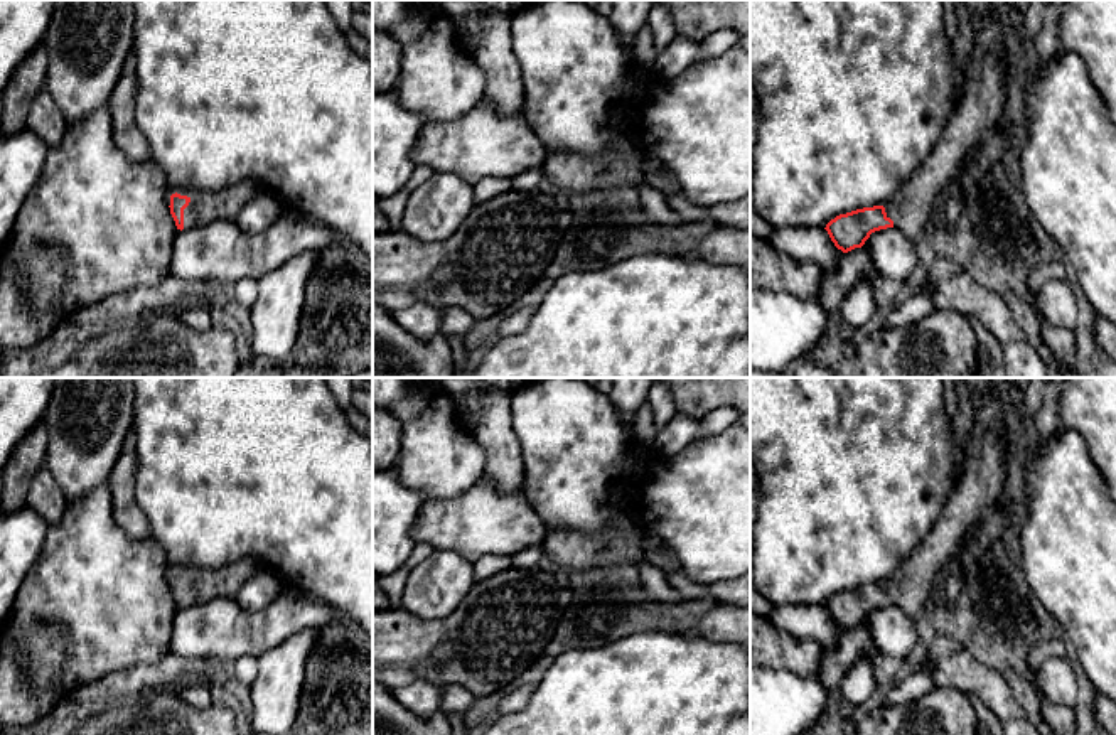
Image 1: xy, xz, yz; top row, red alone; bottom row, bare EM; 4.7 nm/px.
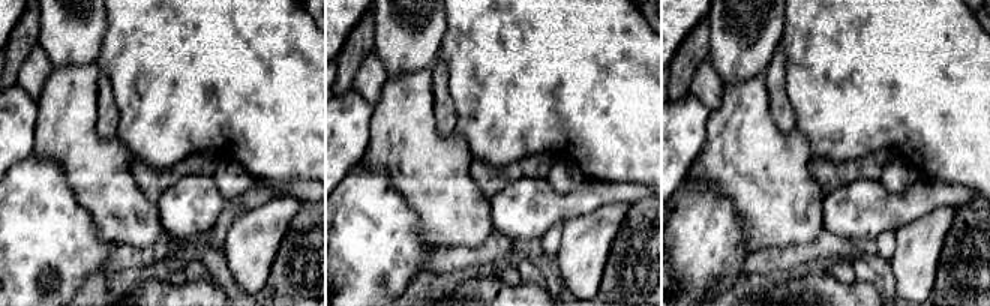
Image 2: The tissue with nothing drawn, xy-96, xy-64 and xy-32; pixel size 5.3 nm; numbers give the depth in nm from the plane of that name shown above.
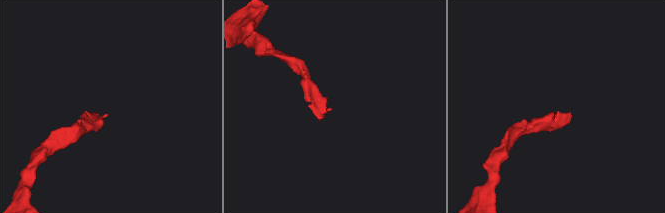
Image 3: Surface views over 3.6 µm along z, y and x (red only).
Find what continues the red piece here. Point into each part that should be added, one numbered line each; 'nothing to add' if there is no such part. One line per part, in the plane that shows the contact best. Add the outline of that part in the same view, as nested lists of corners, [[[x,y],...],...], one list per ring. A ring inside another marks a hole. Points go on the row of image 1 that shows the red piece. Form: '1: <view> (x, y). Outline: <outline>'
1: xy (226, 204). Outline: [[[253,180],[238,182],[228,189],[216,192],[190,192],[187,189],[167,189],[167,202],[170,196],[180,194],[190,199],[184,209],[184,231],[207,226],[212,221],[236,221],[241,209],[261,192],[261,185]]]

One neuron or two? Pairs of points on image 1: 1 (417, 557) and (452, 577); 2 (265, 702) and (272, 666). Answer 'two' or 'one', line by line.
1: two
2: one

